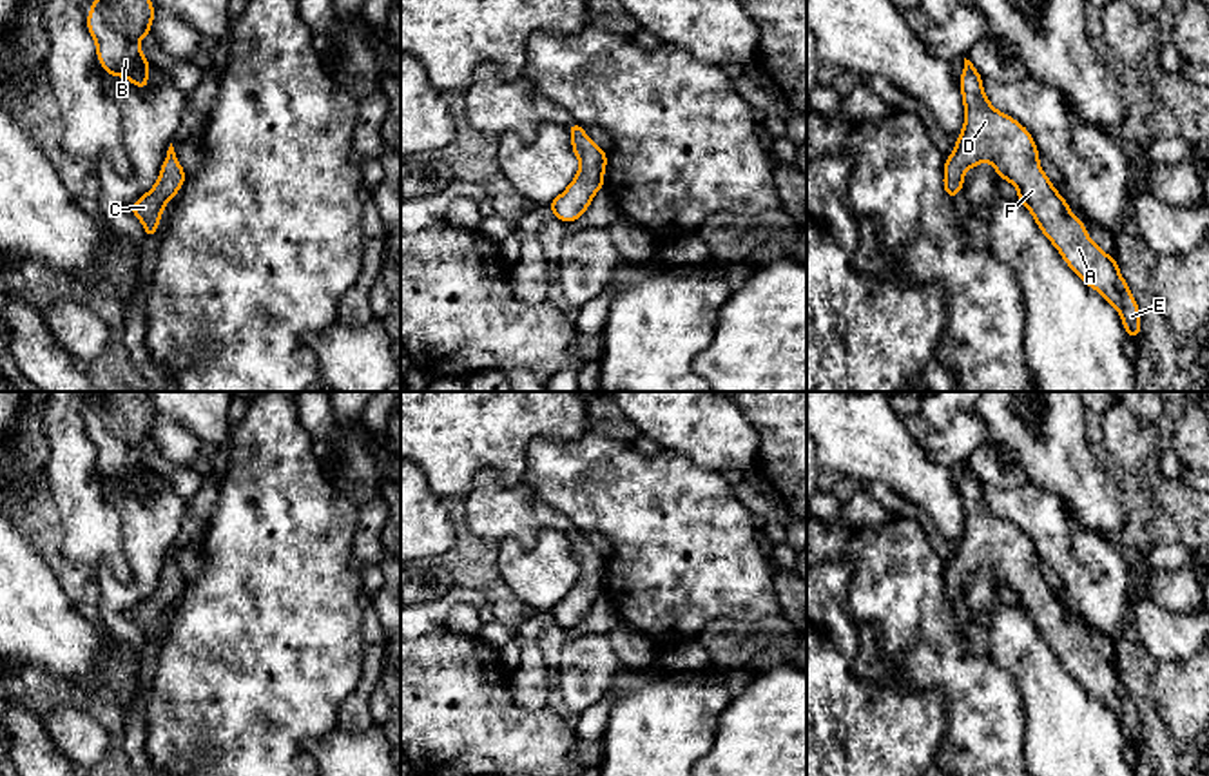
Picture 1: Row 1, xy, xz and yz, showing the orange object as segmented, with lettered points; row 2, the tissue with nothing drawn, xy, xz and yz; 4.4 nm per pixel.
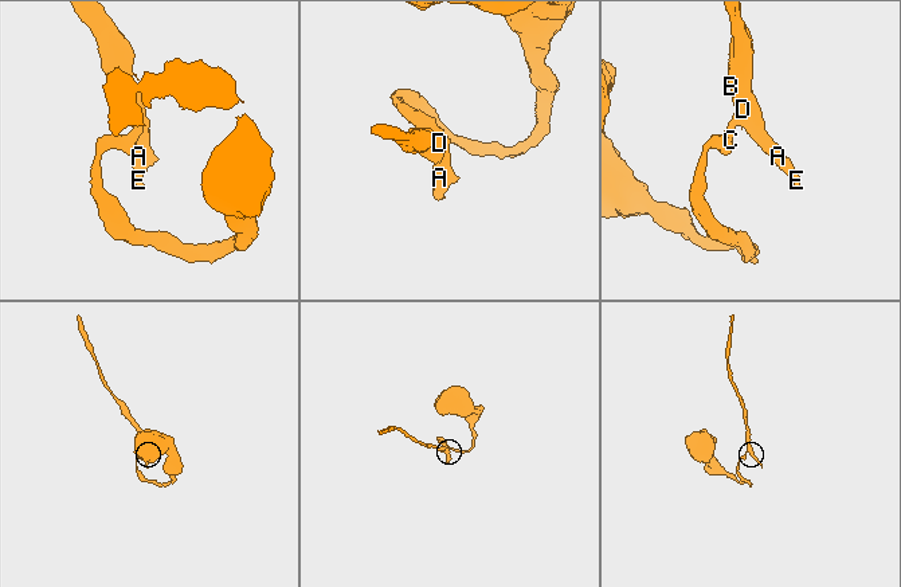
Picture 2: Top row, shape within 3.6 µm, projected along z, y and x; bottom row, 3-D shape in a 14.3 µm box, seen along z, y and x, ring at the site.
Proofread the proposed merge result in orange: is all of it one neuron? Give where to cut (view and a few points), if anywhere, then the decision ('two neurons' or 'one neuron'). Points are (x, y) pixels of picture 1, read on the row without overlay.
no cut; one neuron

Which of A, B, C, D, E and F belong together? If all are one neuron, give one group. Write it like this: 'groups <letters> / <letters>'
groups A B C D E F

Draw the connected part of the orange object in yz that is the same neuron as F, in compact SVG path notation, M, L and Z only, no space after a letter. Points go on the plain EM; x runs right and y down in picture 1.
M966 464L959 493L964 533L955 546L953 560L944 566L946 602L953 606L962 597L966 575L990 567L1001 586L1017 593L1017 606L1028 613L1066 671L1117 714L1126 742L1140 743L1142 720L1117 665L1091 647L1086 631L1044 580L1030 537L988 508L981 480Z

